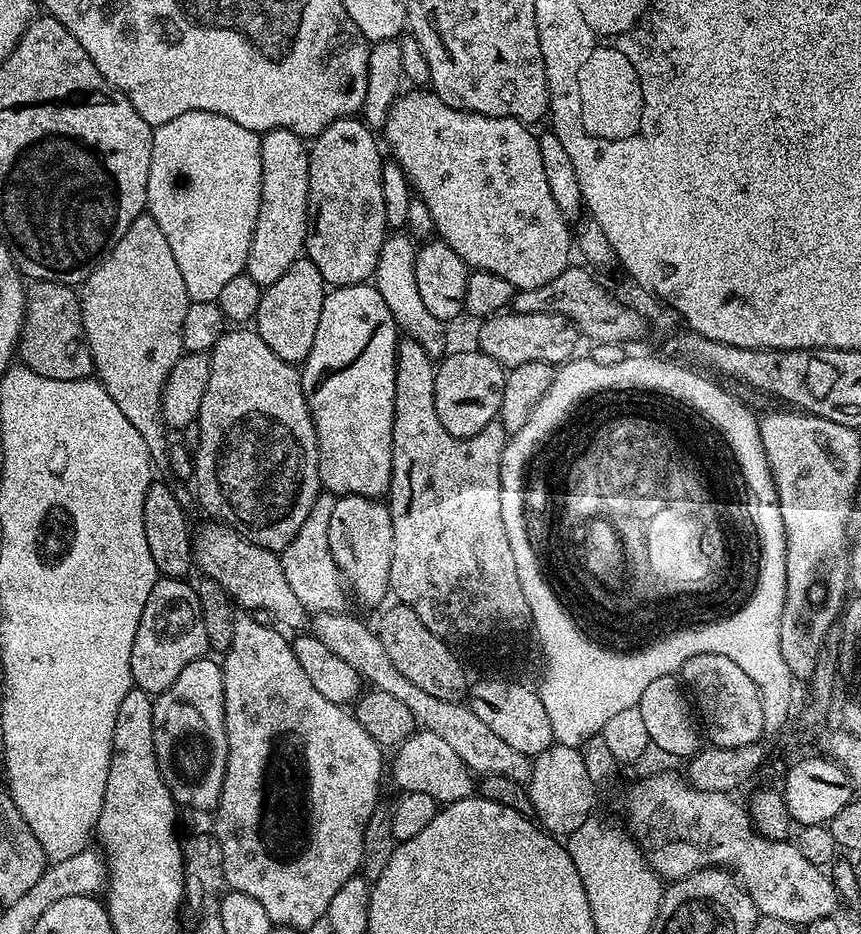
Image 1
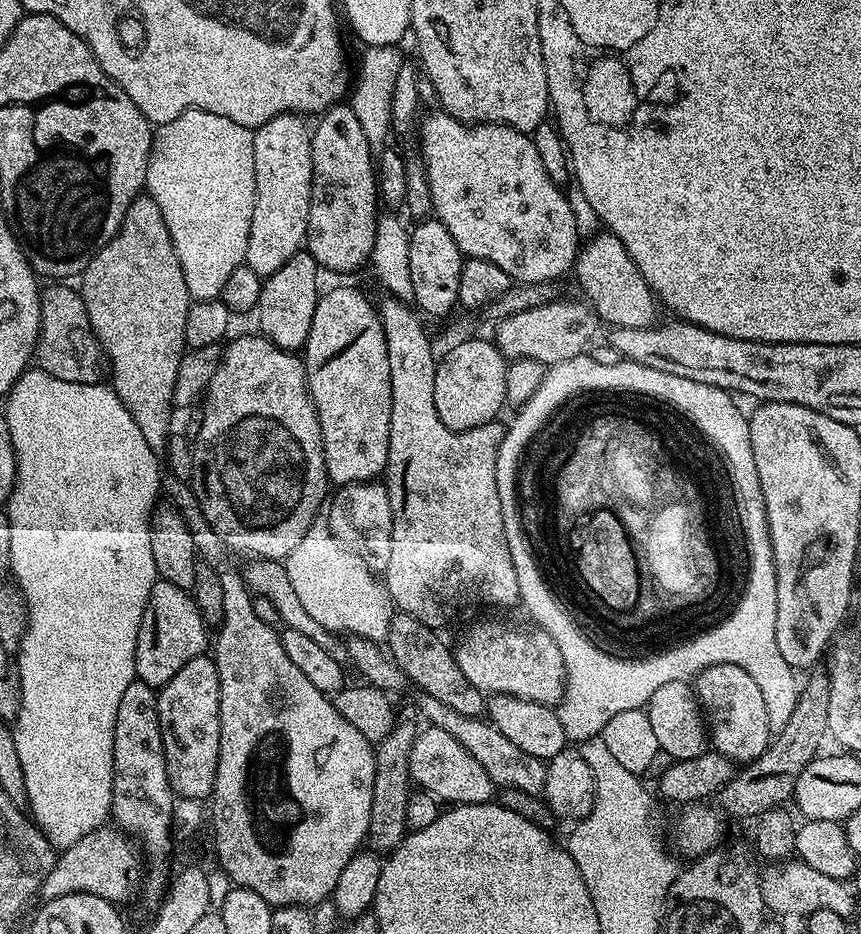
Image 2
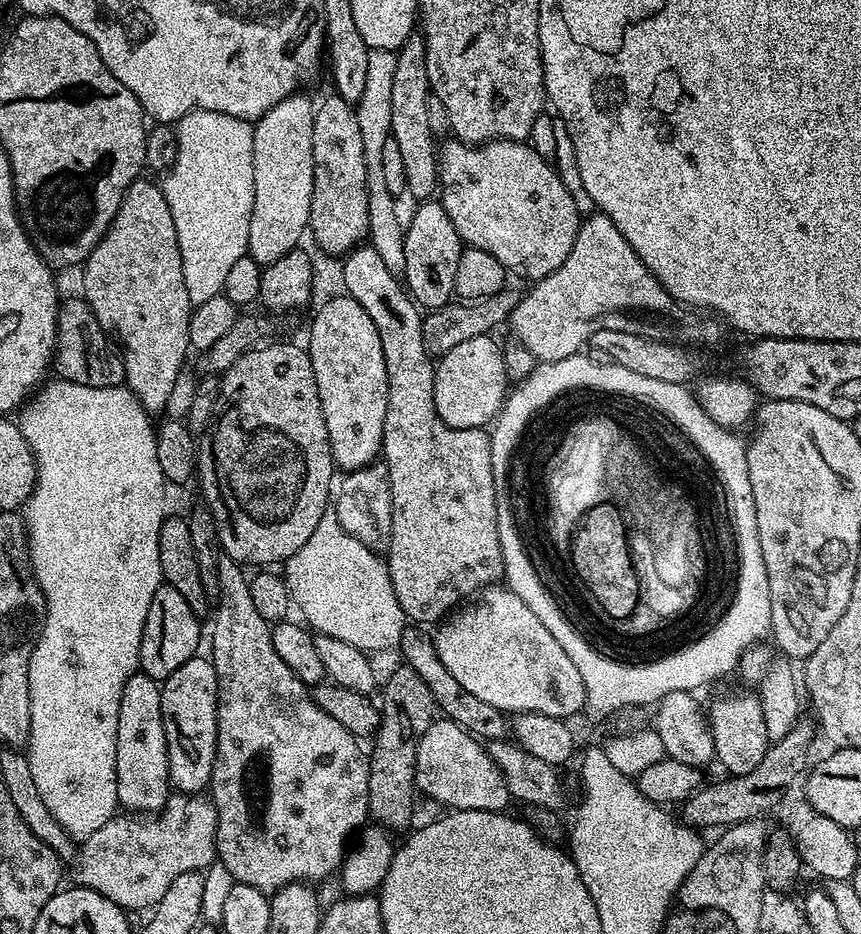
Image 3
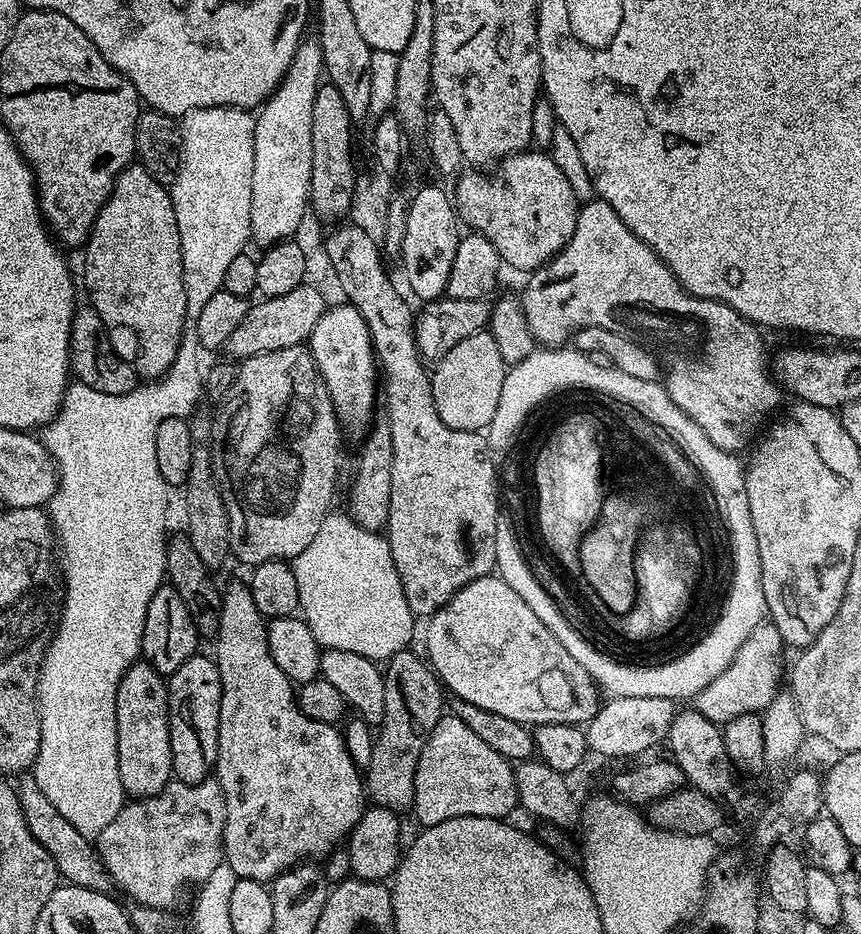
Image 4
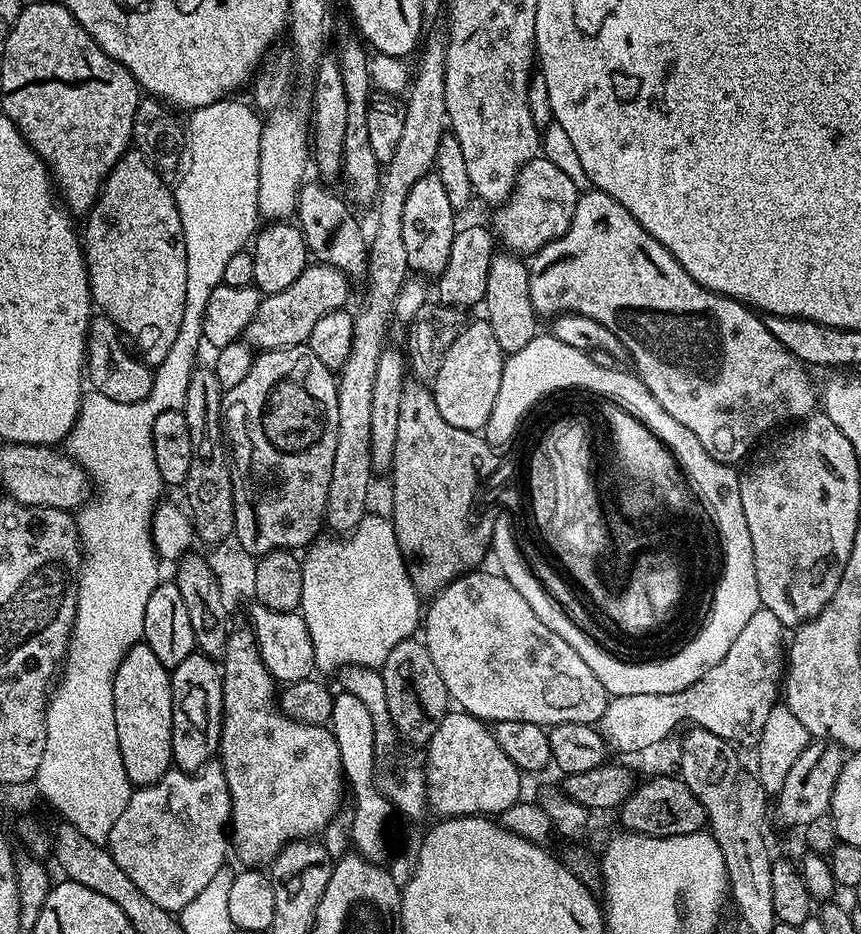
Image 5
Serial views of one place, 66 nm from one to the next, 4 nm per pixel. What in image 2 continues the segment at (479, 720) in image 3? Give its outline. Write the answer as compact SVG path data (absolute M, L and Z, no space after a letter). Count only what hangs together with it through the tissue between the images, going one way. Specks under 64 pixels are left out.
M397 611L388 627L386 651L392 661L404 671L405 681L417 684L423 695L438 698L442 706L450 706L450 710L458 710L458 714L483 717L486 712L486 696L474 687L462 674L456 664L453 649L448 648L436 637L437 633L428 628L421 620L410 614Z

